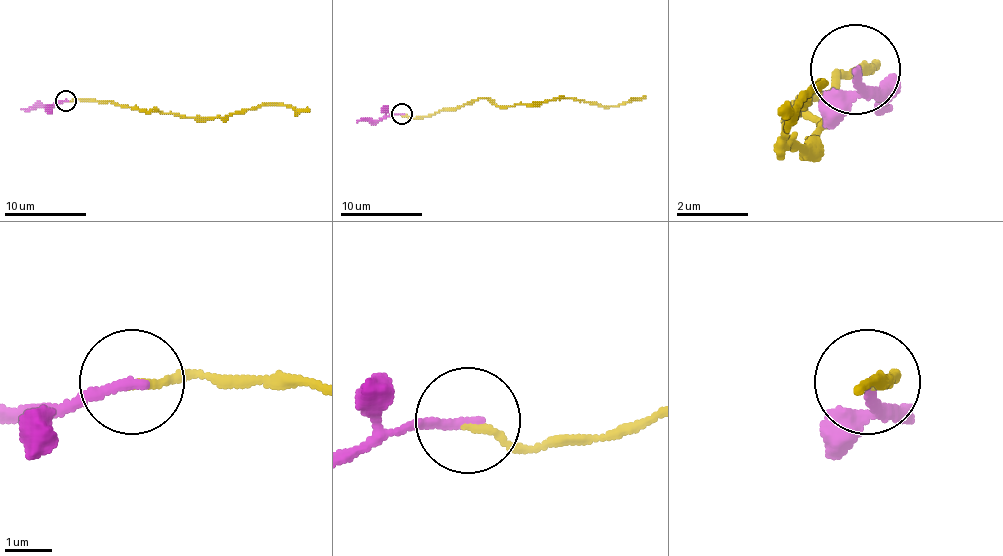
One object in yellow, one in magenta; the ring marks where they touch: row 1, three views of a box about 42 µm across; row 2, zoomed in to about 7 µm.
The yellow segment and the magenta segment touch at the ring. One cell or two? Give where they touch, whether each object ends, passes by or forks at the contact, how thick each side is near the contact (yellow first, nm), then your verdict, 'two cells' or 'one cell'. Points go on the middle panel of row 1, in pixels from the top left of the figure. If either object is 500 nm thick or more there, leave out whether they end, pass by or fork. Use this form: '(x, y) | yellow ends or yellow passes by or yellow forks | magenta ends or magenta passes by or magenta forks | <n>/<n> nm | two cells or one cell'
(401, 114) | yellow ends | magenta ends | 170/240 nm | two cells

